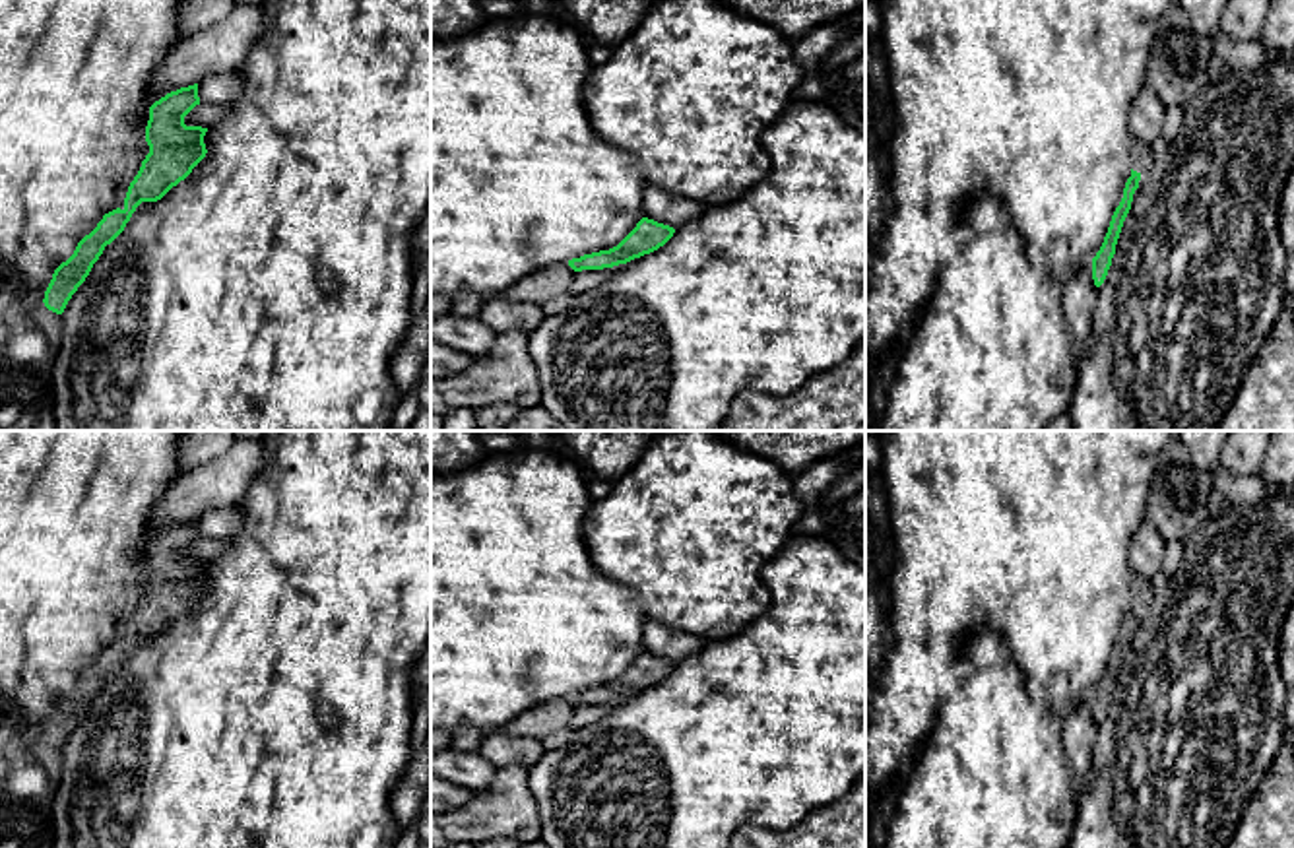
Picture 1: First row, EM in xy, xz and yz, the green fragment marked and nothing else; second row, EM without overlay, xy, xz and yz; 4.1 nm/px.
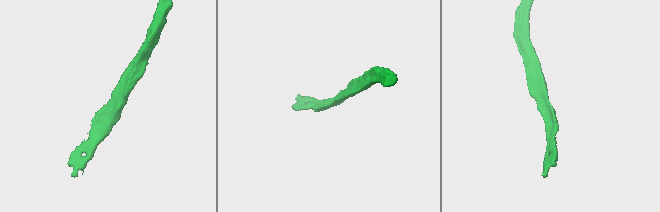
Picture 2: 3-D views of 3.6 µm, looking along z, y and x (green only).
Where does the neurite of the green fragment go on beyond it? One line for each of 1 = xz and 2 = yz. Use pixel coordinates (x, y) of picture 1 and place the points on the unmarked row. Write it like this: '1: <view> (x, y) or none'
1: none
2: yz (1141, 590)

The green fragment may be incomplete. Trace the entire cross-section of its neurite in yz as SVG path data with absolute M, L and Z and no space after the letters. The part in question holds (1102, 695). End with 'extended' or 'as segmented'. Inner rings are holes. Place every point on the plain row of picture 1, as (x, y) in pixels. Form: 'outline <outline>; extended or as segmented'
outline M1133 572L1131 576L1131 611L1125 617L1123 633L1116 642L1104 677L1096 691L1092 693L1092 714L1094 720L1100 722L1108 710L1112 701L1112 693L1116 689L1116 679L1123 662L1123 656L1131 644L1135 625L1148 615L1152 605L1152 590L1150 580Z; extended

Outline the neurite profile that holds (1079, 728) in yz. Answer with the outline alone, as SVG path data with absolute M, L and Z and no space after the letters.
M1088 695L1063 718L1063 743L1077 794L1081 794L1084 778L1090 770L1096 735L1098 722L1092 714L1092 695Z

